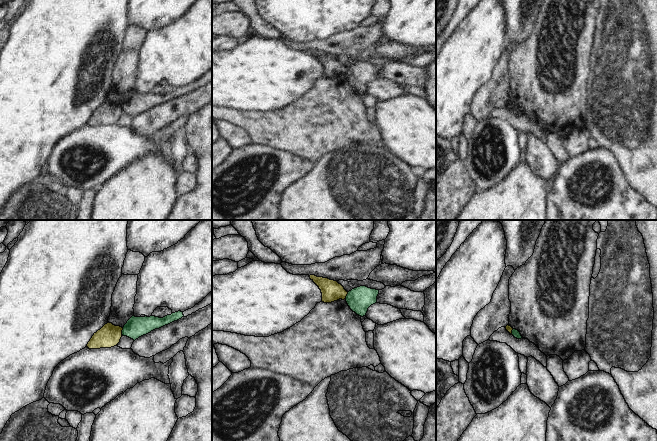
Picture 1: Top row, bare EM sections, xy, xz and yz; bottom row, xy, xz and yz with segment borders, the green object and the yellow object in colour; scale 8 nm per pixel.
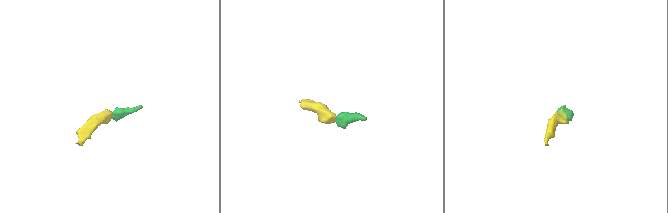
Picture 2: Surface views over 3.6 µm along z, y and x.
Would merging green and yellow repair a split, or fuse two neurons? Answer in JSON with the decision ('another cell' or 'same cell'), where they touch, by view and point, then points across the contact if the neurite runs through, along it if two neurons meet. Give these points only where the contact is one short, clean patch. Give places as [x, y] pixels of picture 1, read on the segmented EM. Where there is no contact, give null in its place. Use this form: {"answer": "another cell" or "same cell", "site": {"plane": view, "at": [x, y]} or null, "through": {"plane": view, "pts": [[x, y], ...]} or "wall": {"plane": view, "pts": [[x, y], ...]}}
{"answer": "another cell", "site": {"plane": "xy", "at": [122, 331]}, "wall": {"plane": "xy", "pts": [[123, 328], [121, 334]]}}

